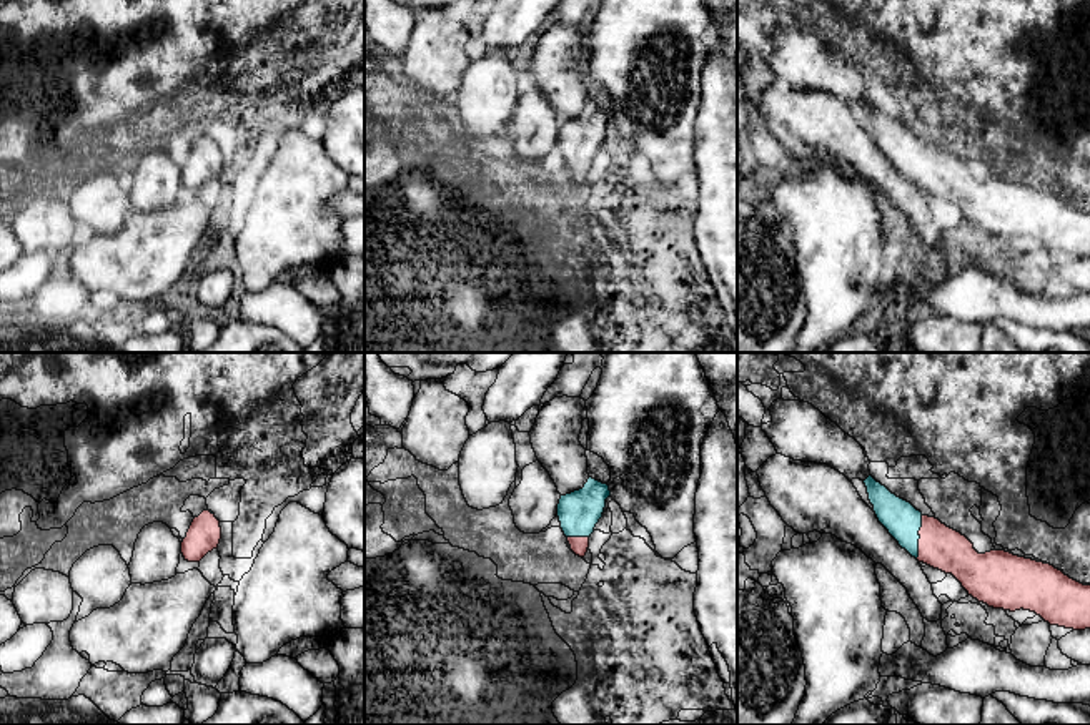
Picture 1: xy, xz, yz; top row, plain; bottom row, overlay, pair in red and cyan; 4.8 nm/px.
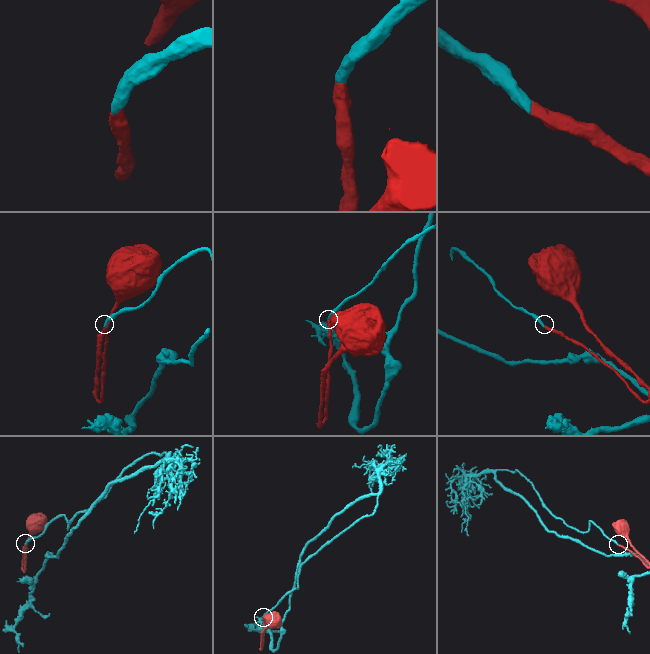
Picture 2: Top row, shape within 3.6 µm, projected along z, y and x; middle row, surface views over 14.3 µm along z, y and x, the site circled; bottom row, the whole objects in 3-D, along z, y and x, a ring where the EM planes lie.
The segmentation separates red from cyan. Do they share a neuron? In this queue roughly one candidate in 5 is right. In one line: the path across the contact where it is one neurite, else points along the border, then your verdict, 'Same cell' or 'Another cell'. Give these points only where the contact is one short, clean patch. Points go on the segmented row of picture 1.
Path across: yz (939, 546), (921, 537), (902, 521). Same cell

